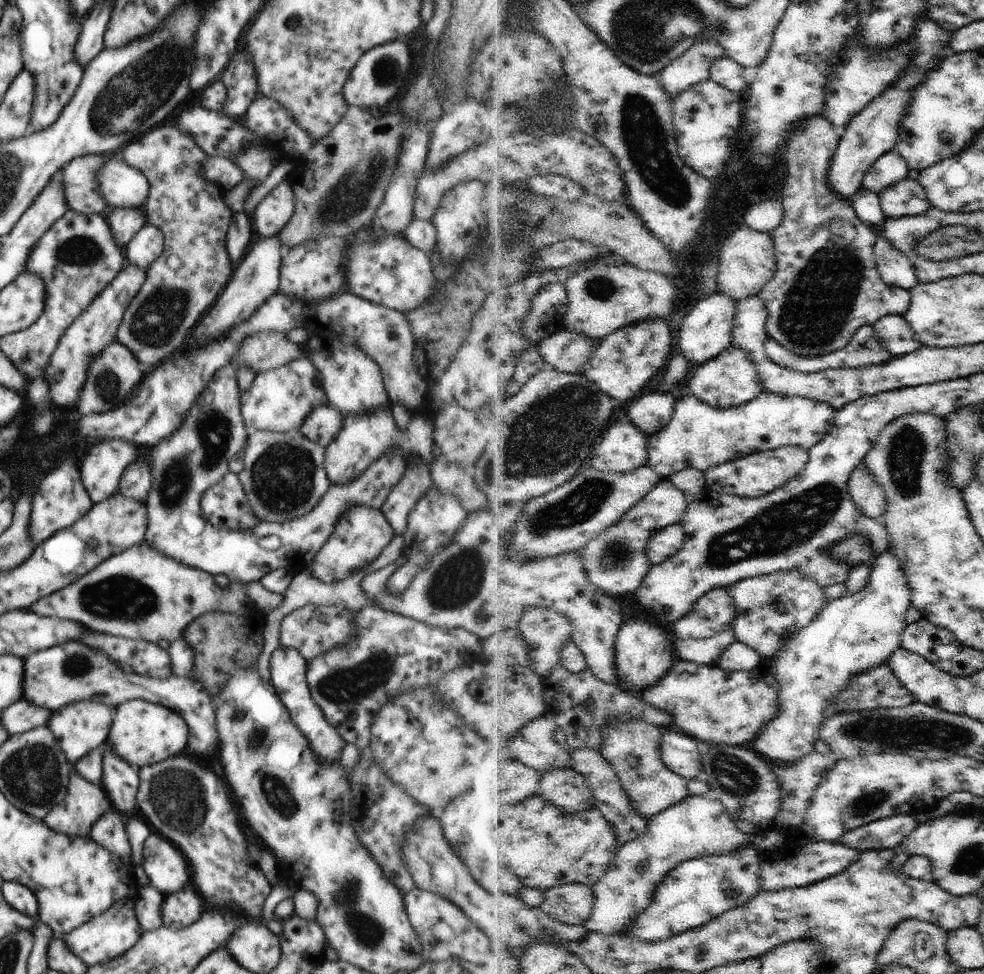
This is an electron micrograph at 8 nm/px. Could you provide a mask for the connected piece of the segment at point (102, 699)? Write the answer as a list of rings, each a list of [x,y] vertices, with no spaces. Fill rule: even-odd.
[[[68,641],[64,644],[36,652],[24,659],[23,698],[48,708],[51,712],[79,701],[99,701],[100,704],[117,709],[120,704],[132,699],[142,699],[160,704],[179,713],[186,720],[190,738],[187,752],[198,756],[212,756],[218,746],[215,706],[206,688],[191,677],[170,676],[168,678],[148,678],[136,674],[132,668],[122,668],[104,650],[88,648],[84,642]]]

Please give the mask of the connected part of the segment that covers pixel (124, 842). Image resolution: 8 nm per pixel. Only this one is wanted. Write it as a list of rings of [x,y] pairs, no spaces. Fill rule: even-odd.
[[[116,810],[106,812],[96,824],[91,827],[90,836],[96,844],[104,846],[108,852],[116,854],[120,860],[128,862],[131,847],[124,832],[124,822]]]

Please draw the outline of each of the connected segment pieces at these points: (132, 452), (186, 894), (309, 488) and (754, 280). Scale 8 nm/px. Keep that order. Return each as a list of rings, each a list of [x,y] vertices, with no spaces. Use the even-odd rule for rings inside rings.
[[[106,440],[82,452],[82,482],[92,503],[119,493],[120,476],[136,458],[136,448],[124,440]]]
[[[186,888],[164,896],[162,902],[162,922],[166,928],[178,930],[194,924],[204,910],[204,900],[196,890]]]
[[[251,431],[245,448],[244,468],[237,476],[259,521],[287,522],[300,518],[308,514],[330,489],[324,468],[325,449],[302,436],[300,431]]]
[[[744,225],[728,240],[722,253],[722,272],[718,278],[718,291],[726,292],[736,300],[744,301],[759,296],[764,288],[776,278],[778,260],[776,260],[776,240],[770,232],[758,232]]]

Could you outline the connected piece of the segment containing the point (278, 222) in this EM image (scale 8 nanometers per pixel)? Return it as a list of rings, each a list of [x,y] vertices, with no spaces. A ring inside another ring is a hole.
[[[282,182],[268,192],[254,212],[254,226],[261,237],[275,236],[288,223],[295,208],[290,184]]]

